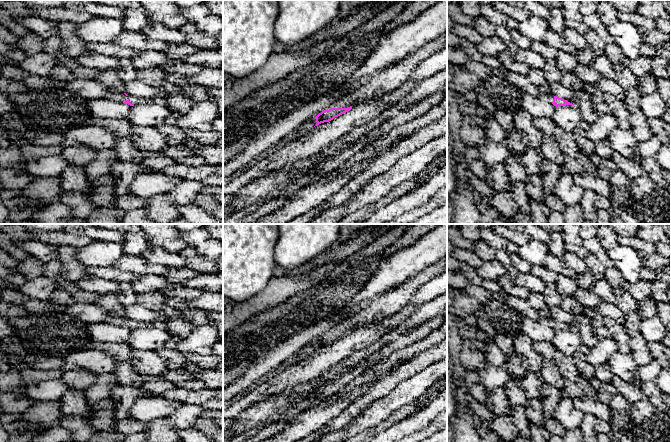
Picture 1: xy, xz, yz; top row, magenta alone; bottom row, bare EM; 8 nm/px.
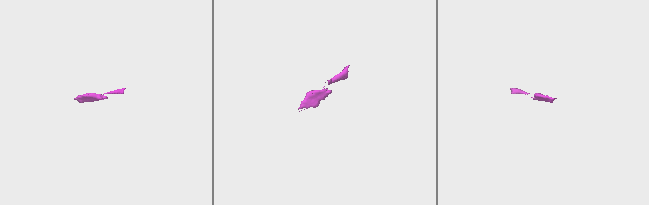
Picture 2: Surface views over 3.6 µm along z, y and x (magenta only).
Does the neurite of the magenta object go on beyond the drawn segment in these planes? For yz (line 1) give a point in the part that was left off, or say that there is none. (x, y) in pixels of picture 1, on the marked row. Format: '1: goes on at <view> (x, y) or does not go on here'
1: goes on at yz (549, 97)

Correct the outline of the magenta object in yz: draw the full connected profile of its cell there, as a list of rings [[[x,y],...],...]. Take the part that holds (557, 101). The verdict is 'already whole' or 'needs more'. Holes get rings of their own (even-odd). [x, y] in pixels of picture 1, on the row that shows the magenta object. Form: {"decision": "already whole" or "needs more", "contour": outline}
{"decision": "needs more", "contour": [[[542,93],[541,96],[540,96],[540,98],[542,100],[551,102],[556,107],[558,107],[558,106],[565,106],[565,105],[574,105],[574,104],[568,102],[567,100],[564,100],[562,98],[554,96],[551,93]]]}

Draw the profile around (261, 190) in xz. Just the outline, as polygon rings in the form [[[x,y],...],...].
[[[319,154],[312,155],[283,170],[257,179],[240,190],[239,195],[229,202],[223,210],[232,209],[232,214],[240,212],[243,208],[253,204],[262,204],[277,197],[287,185],[304,176],[310,168],[319,161]]]

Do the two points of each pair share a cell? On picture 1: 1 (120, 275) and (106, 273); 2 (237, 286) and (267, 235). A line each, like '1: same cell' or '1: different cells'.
1: same cell
2: same cell

